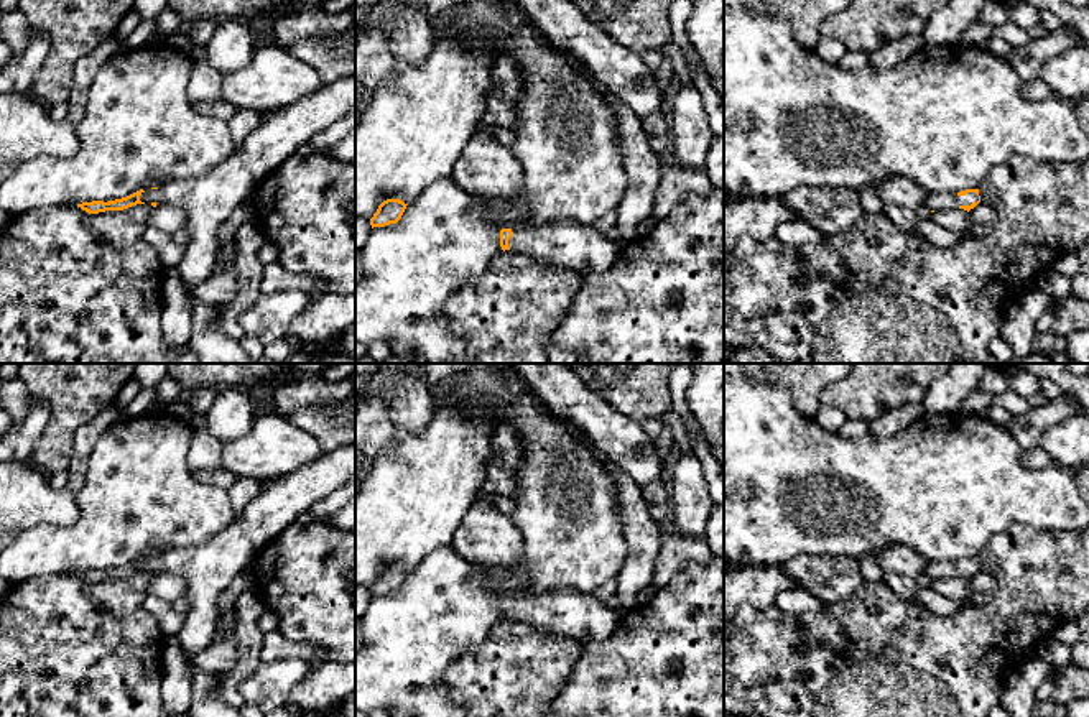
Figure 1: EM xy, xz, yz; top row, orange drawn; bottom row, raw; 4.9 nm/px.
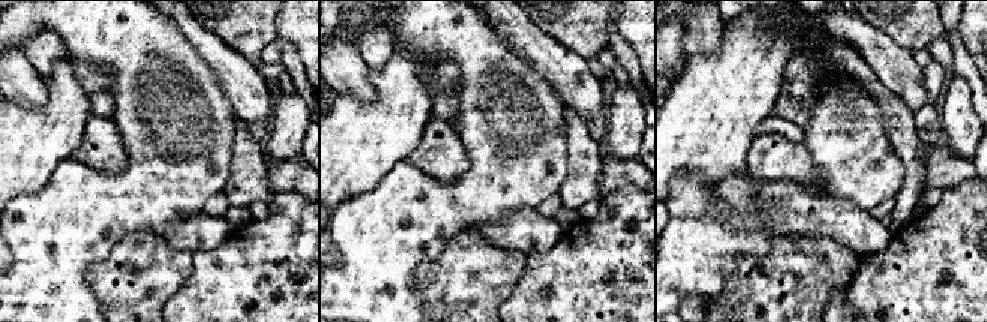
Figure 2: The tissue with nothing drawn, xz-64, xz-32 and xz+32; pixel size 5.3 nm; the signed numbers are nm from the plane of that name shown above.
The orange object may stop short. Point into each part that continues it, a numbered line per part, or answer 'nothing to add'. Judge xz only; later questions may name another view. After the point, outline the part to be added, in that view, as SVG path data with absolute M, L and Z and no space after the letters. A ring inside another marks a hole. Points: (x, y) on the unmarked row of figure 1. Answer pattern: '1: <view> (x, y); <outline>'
1: xz (568, 612); M515 589L512 600L512 620L528 622L582 643L610 636L623 617L592 594L574 589L553 589L531 597Z

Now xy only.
1: xy (208, 569); M355 442L341 446L324 454L316 462L263 485L262 492L245 507L240 516L219 534L199 546L184 549L168 549L158 557L146 557L140 569L145 572L173 574L186 581L184 599L189 610L176 638L188 658L194 658L204 651L215 636L215 623L219 617L219 597L229 584L250 567L260 549L294 520L308 511L314 503L334 493L339 487L355 479Z

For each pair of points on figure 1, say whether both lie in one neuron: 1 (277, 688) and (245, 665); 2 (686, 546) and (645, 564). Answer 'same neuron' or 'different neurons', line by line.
1: different neurons
2: different neurons

